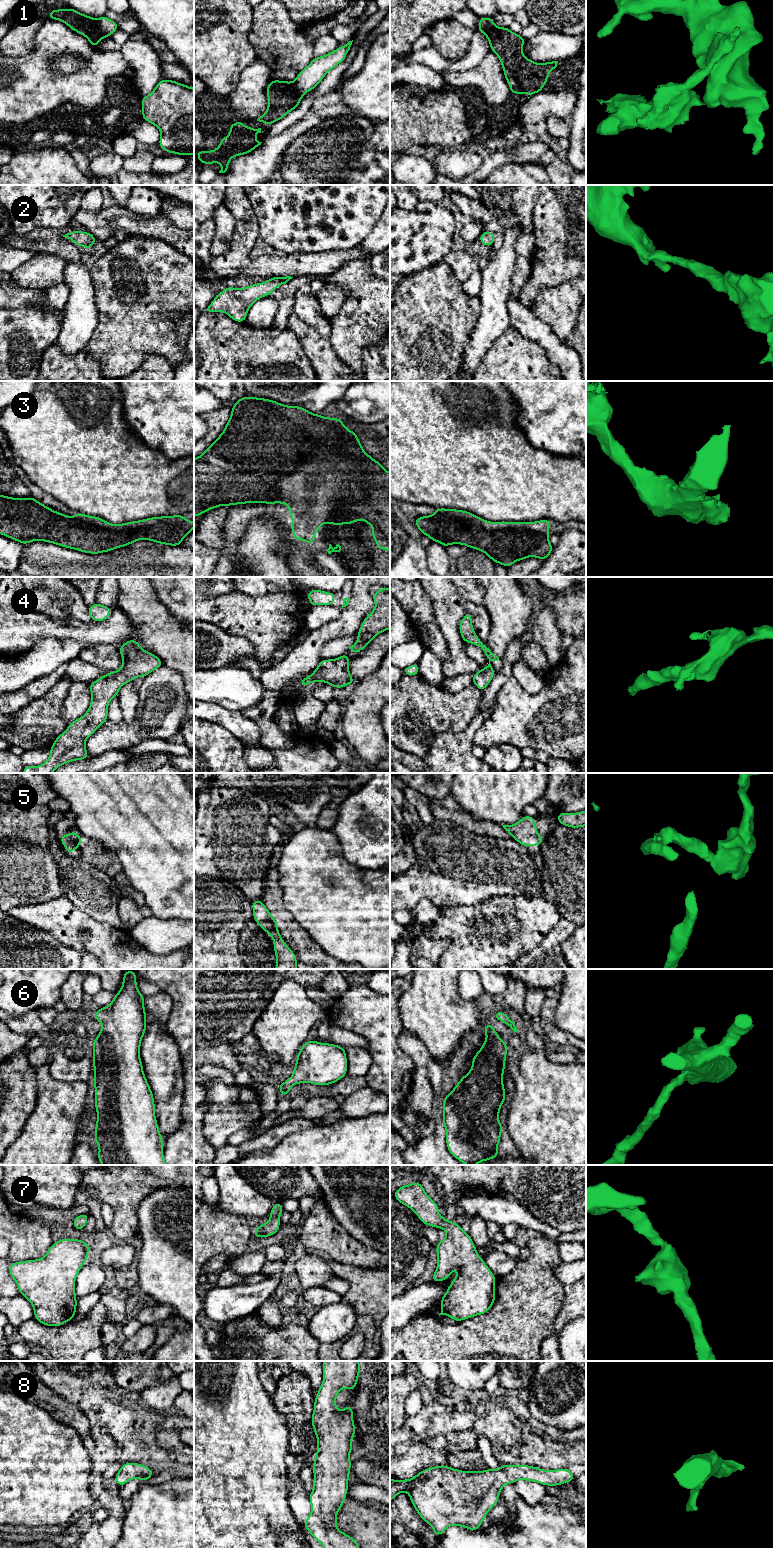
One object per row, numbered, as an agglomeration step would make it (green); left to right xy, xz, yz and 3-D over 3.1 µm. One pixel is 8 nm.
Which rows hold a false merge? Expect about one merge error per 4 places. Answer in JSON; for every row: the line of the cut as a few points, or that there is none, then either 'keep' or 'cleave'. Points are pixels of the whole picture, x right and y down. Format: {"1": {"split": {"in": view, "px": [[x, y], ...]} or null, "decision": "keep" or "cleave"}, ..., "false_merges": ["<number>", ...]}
{"1": {"split": {"in": "xy", "px": [[96, 19], [100, 31], [105, 36]]}, "decision": "cleave"}, "2": {"split": null, "decision": "keep"}, "3": {"split": null, "decision": "keep"}, "4": {"split": null, "decision": "keep"}, "5": {"split": null, "decision": "keep"}, "6": {"split": null, "decision": "keep"}, "7": {"split": null, "decision": "keep"}, "8": {"split": null, "decision": "keep"}, "false_merges": ["1"]}

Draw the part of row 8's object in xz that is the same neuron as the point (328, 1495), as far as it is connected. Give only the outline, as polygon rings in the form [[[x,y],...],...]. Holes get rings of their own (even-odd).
[[[323,1361],[323,1382],[314,1400],[311,1424],[317,1437],[317,1453],[312,1463],[313,1490],[309,1494],[311,1514],[303,1525],[323,1548],[360,1548],[355,1538],[337,1529],[336,1518],[348,1492],[348,1477],[352,1465],[349,1455],[354,1448],[352,1438],[356,1435],[353,1406],[346,1405],[343,1411],[339,1411],[336,1396],[343,1388],[355,1390],[360,1370],[359,1361]]]

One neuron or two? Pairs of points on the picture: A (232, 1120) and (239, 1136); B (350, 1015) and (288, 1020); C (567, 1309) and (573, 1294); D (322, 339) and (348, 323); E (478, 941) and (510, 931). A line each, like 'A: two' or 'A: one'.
A: two
B: two
C: one
D: two
E: one

